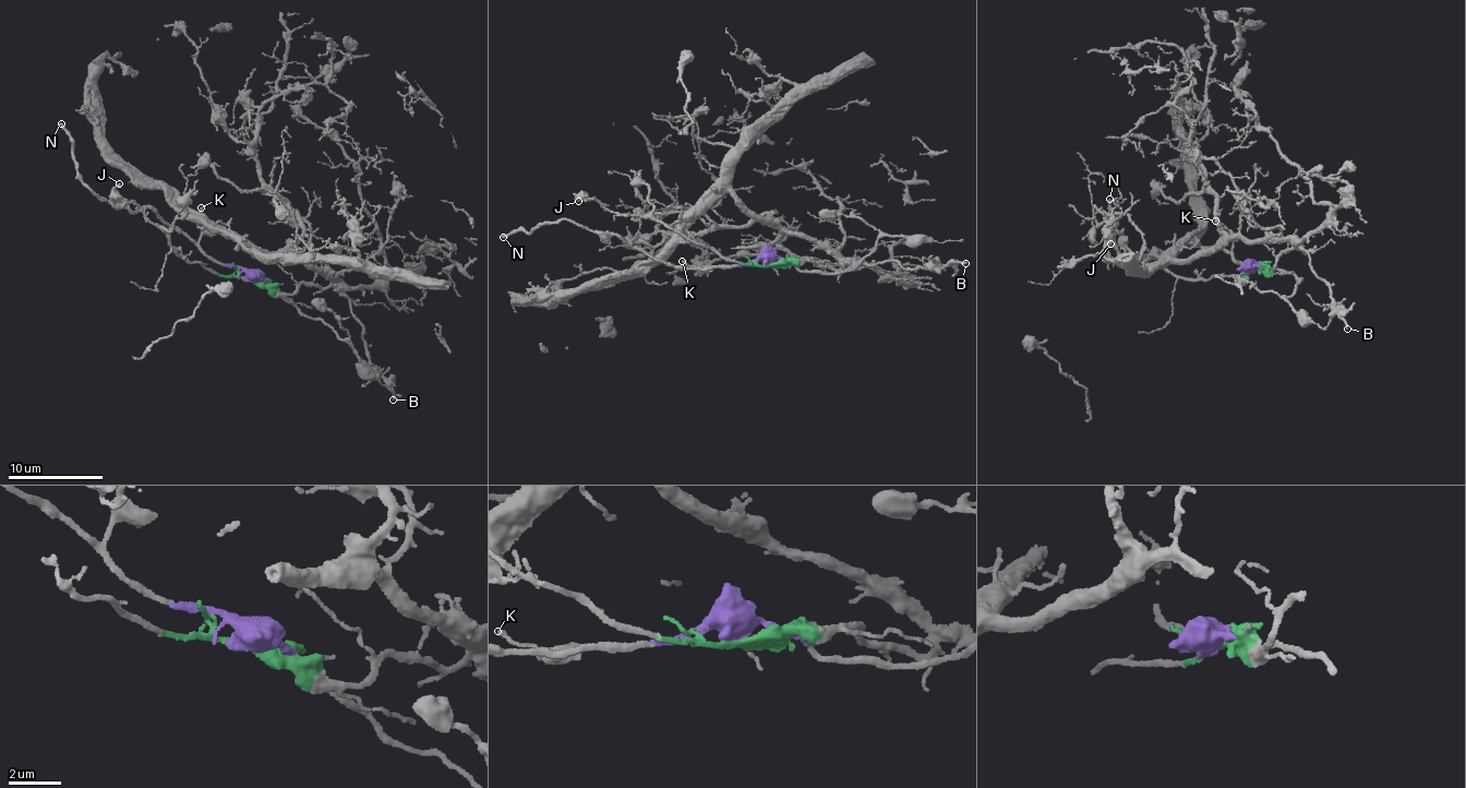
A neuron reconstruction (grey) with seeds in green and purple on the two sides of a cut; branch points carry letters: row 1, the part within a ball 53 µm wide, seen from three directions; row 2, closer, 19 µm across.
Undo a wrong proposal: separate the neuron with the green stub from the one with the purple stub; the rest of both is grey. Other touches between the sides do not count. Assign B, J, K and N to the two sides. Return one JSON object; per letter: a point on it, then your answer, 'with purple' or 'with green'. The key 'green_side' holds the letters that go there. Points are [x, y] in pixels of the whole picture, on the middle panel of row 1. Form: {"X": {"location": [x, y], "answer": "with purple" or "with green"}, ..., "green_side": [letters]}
{"B": {"location": [965, 263], "answer": "with green"}, "J": {"location": [578, 201], "answer": "with green"}, "K": {"location": [682, 261], "answer": "with purple"}, "N": {"location": [503, 237], "answer": "with purple"}, "green_side": ["B", "J"]}

